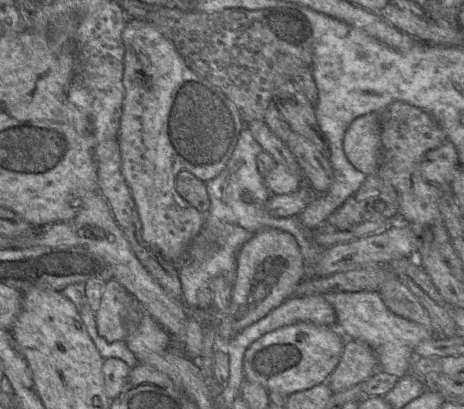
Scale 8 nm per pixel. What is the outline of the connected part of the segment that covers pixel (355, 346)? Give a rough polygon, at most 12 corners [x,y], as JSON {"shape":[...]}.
{"shape":[[346,339],[327,383],[334,393],[379,371],[372,348]]}

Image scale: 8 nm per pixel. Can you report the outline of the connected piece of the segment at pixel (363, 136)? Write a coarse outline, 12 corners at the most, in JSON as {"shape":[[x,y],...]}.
{"shape":[[377,113],[358,117],[343,138],[355,169],[376,174],[382,157]]}

